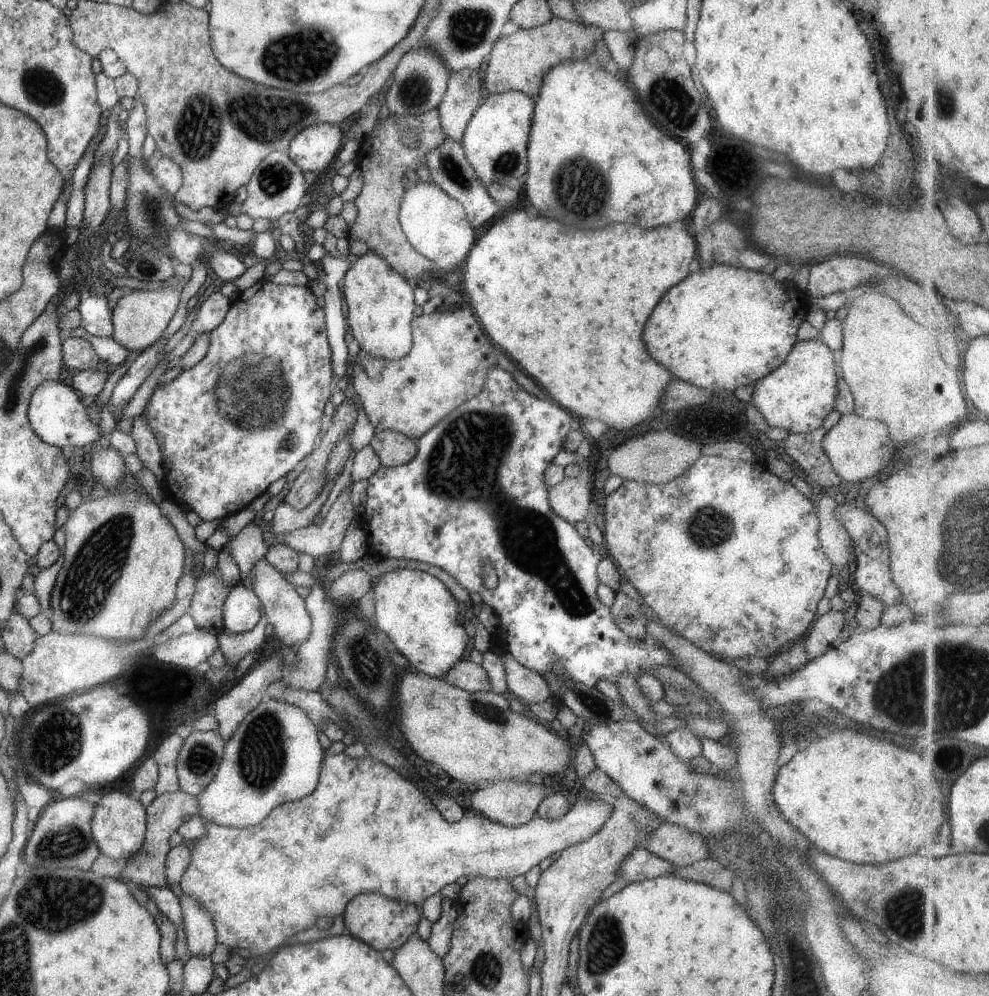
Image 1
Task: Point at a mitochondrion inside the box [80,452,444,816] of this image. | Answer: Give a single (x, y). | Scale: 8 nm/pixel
(261, 757)

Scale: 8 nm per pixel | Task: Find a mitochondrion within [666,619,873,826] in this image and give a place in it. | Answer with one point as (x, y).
(690, 711)

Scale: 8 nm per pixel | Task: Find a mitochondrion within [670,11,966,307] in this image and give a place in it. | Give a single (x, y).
(946, 103)

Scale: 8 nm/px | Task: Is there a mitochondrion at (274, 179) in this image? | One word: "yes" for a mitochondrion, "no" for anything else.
yes

